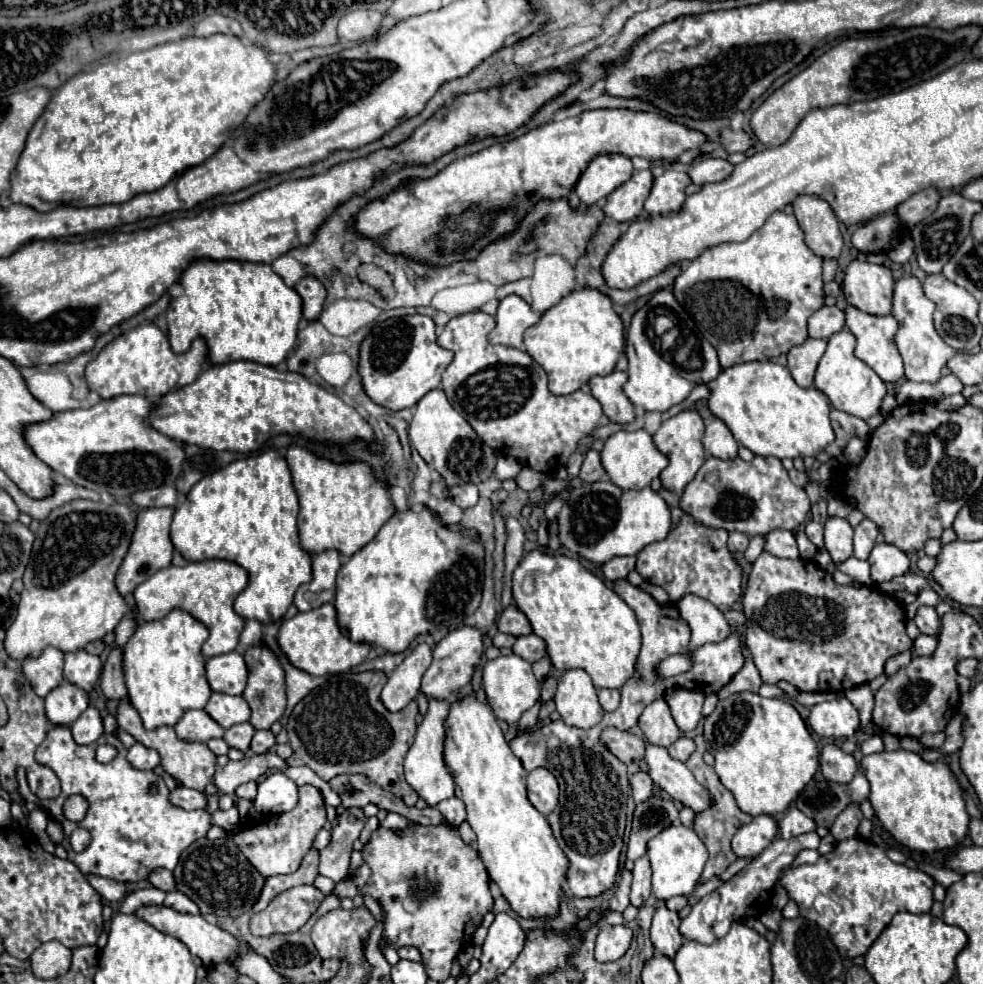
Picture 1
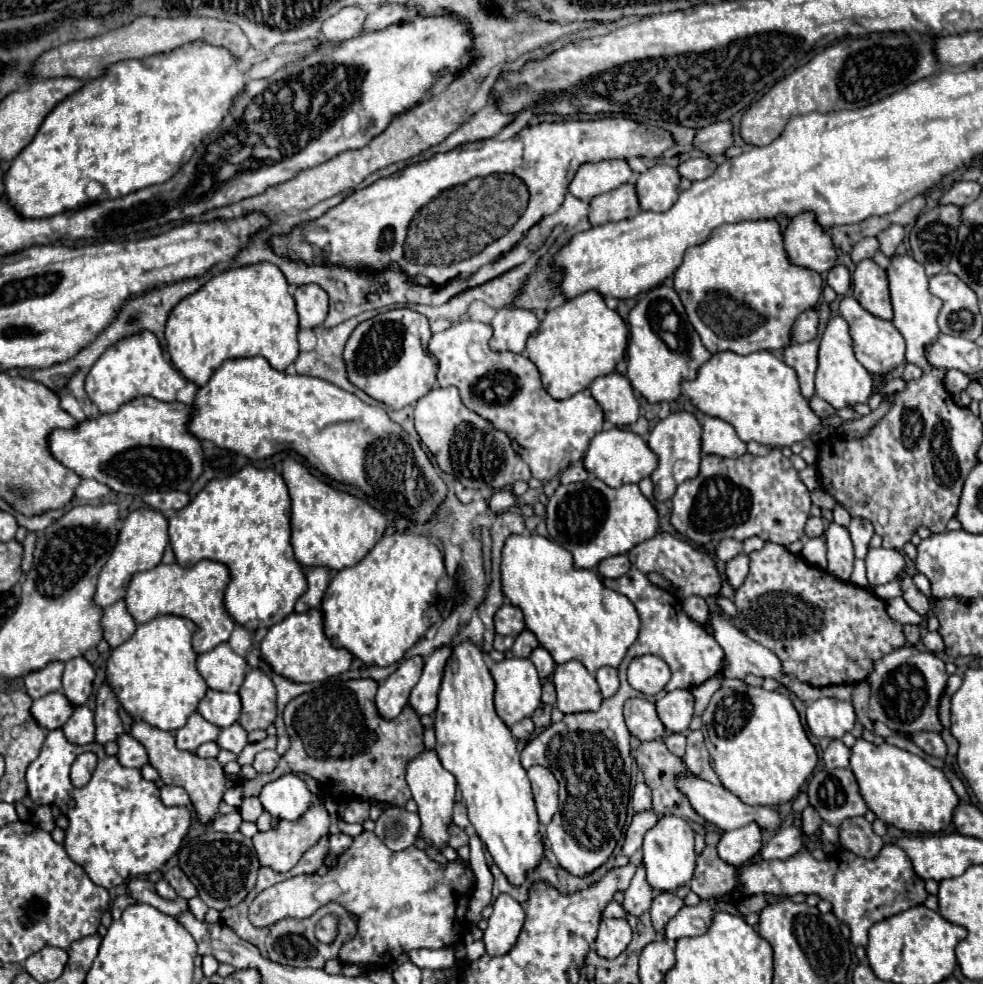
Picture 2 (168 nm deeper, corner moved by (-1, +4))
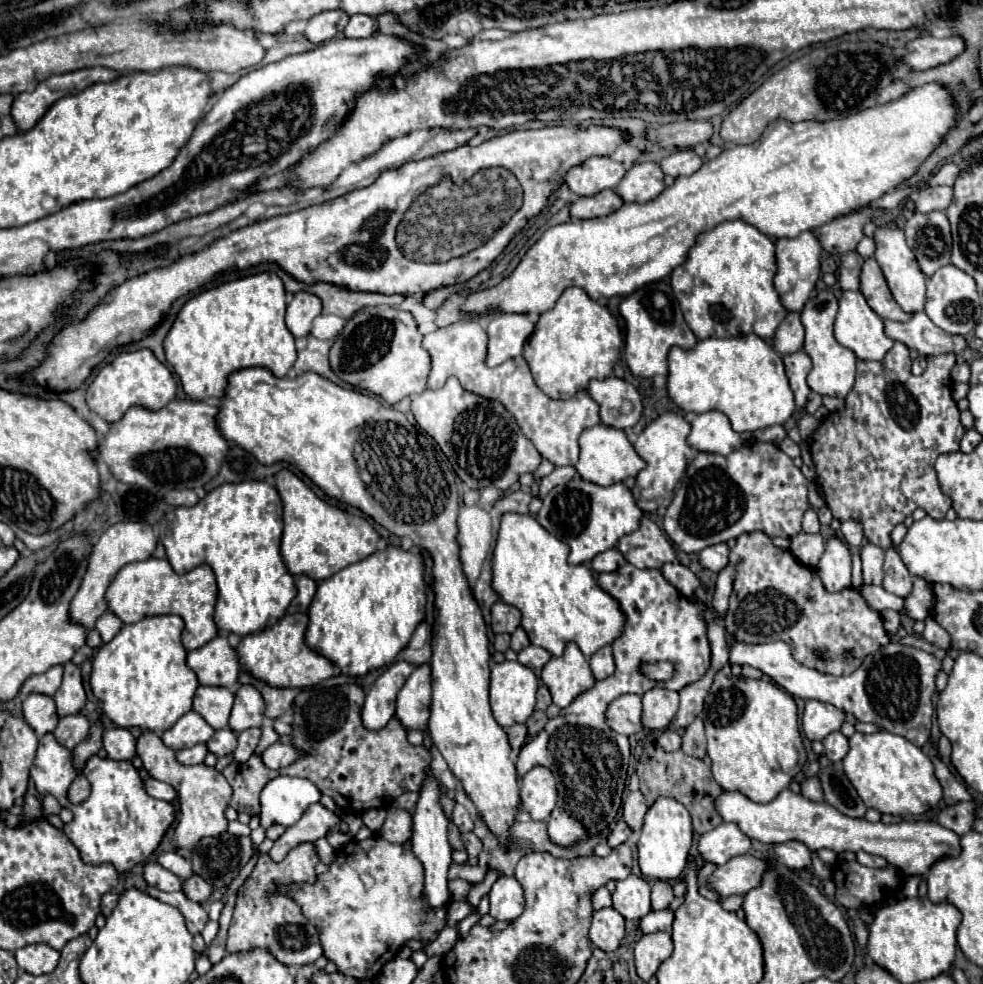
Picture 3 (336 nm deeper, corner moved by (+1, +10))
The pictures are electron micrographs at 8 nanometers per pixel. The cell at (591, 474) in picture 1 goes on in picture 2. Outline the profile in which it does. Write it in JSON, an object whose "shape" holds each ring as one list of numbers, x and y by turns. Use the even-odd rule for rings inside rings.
{"shape":[[578,463,568,467,562,475,560,475,560,485,568,485,568,483,578,483,578,481,586,481,588,479,588,471]]}

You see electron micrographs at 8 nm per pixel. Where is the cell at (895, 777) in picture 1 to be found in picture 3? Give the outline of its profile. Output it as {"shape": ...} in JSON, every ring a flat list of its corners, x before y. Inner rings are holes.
{"shape":[[856,731,850,737,850,751,842,763,846,777,852,781,864,805,880,813,912,817,930,811,942,801,942,787,934,777,934,765,928,755,894,733,878,731,866,735]]}

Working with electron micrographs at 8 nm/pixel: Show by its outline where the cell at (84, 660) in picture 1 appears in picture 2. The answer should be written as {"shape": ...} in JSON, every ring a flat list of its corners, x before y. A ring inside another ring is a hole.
{"shape":[[76,657,66,663,64,669,64,695,70,701,70,705,78,707,84,705,90,697,94,681,94,669,84,657]]}

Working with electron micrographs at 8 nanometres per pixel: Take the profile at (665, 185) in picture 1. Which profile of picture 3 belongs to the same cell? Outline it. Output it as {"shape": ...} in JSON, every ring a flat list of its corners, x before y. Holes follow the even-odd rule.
{"shape":[[638,163,634,165,626,177,620,181,616,187,618,195,626,203,646,203,656,199,662,191,666,189,664,185,664,173,658,163]]}

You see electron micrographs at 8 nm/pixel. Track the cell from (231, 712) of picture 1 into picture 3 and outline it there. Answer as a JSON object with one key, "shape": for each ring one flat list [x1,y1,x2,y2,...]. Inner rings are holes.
{"shape":[[200,685,194,695,194,711,200,713,214,729,224,729,232,711,234,695,226,687]]}

